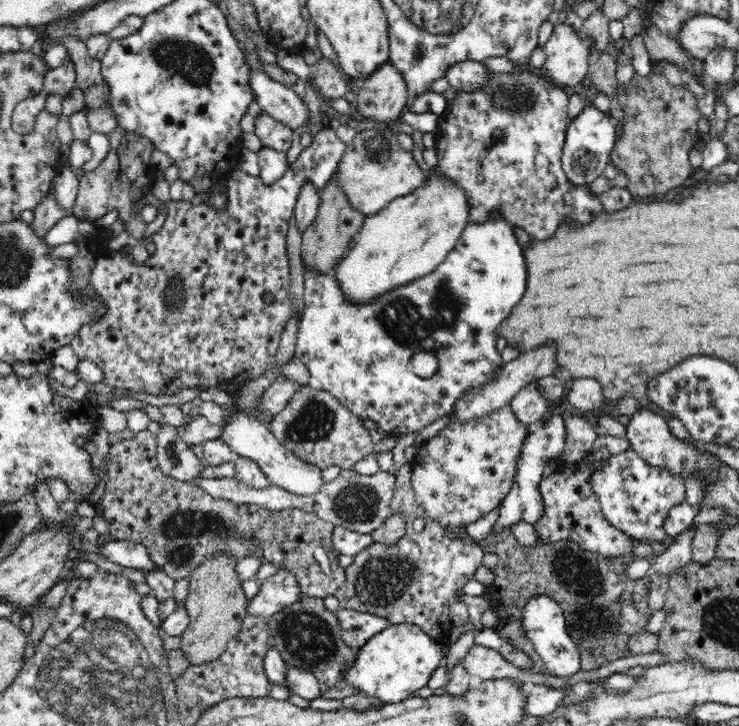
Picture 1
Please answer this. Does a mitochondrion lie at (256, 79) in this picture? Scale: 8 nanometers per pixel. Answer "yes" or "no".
no

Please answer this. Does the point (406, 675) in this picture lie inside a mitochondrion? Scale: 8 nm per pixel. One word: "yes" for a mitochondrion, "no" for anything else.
no

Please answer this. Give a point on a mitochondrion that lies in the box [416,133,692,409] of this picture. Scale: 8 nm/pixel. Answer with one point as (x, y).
(585, 162)

